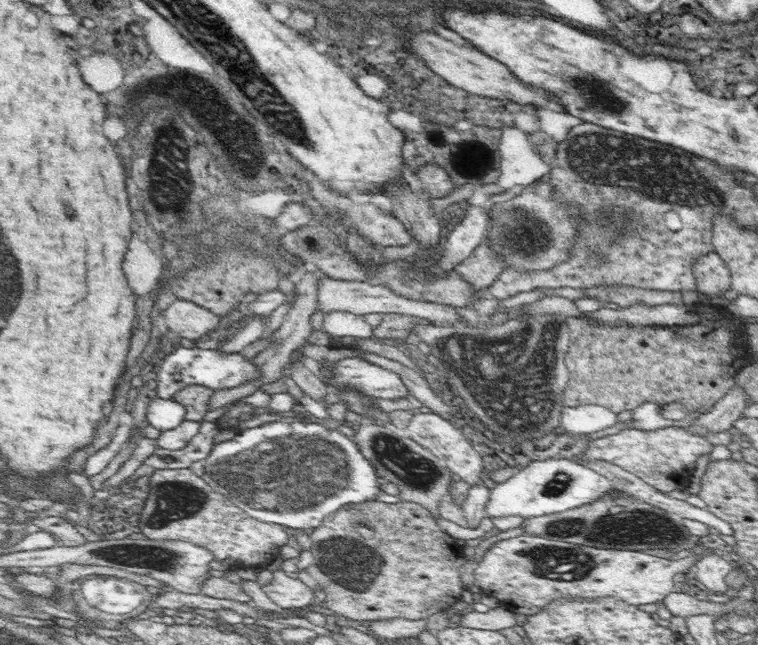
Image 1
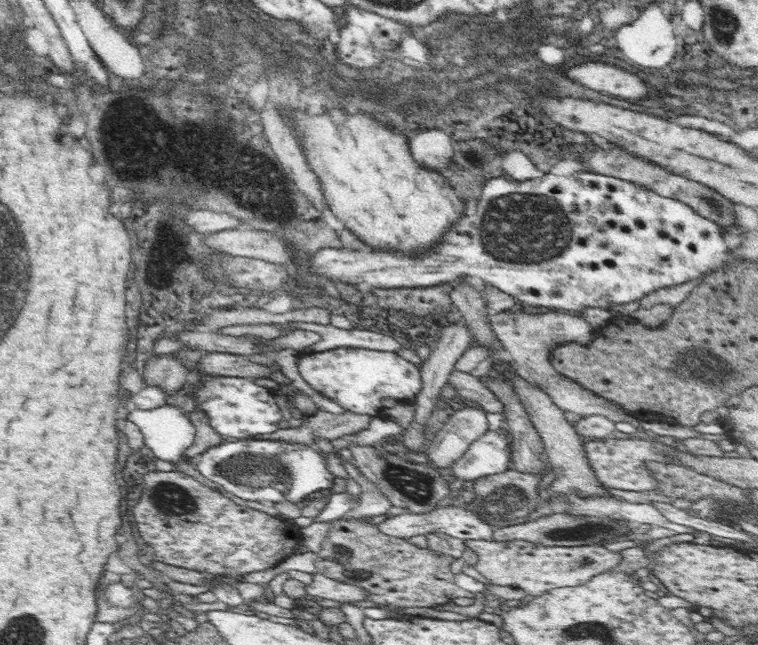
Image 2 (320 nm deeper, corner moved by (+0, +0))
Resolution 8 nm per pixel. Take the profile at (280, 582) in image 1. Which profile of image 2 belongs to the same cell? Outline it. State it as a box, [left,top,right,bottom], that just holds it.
[305,574,369,603]

